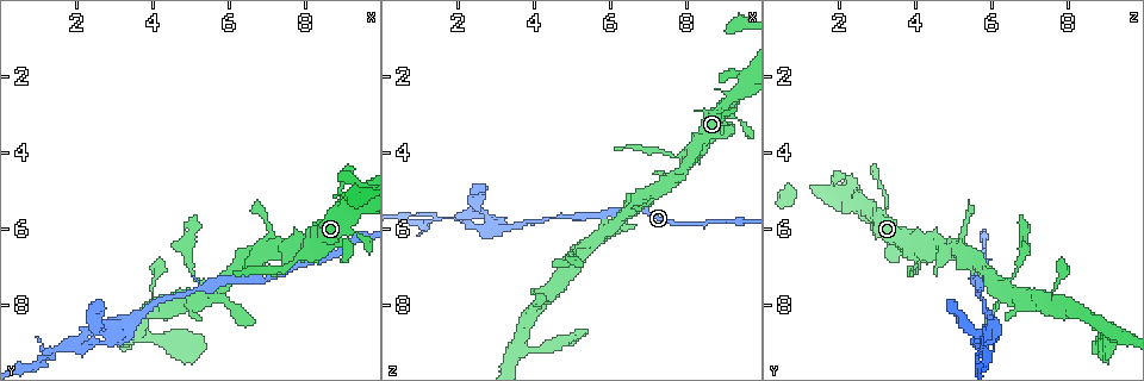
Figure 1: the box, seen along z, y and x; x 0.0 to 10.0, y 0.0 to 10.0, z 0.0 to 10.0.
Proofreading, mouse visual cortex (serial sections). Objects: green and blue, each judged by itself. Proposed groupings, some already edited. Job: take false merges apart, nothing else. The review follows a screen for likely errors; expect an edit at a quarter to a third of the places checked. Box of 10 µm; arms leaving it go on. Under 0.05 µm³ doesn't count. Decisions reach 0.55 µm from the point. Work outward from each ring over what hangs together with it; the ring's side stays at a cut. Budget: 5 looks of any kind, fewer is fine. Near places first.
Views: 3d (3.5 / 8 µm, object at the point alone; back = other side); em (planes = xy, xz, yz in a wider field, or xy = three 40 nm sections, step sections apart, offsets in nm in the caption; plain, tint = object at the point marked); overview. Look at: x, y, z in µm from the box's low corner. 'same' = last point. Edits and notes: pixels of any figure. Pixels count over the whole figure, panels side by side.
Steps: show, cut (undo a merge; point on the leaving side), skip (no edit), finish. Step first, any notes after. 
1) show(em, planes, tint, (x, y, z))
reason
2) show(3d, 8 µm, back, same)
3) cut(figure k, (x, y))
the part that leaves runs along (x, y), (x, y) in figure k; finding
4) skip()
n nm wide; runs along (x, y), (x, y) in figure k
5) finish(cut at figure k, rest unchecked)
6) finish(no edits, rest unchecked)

show(3d, 3.5 µm, (5.55, 7.65, 6.40))
branch point

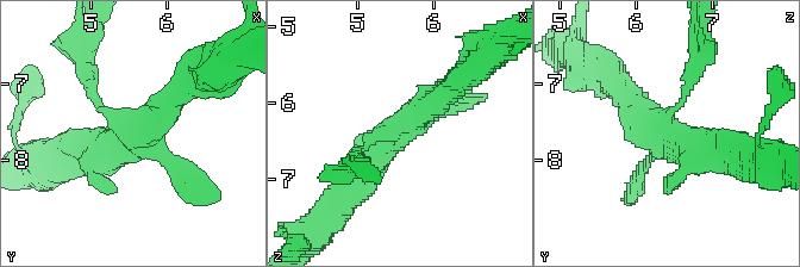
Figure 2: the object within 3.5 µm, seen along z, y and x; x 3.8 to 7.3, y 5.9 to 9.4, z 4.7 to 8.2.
show(em, planes, tint, (5.55, 7.65, 6.35))
need the tissue

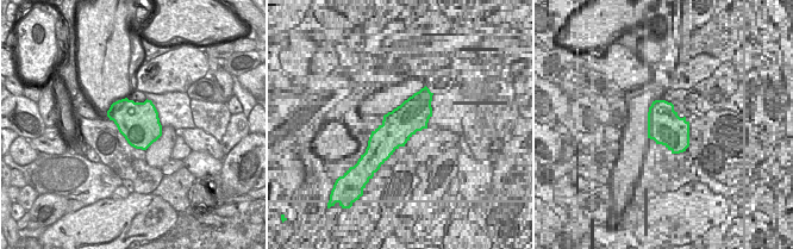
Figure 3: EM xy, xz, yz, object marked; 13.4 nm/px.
cut(figure 2, (92, 79))
the part that leaves runs along (111, 111), (95, 100), (85, 68), (92, 31) in figure 2; a second cell is stuck on

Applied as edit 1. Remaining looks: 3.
show(overview)

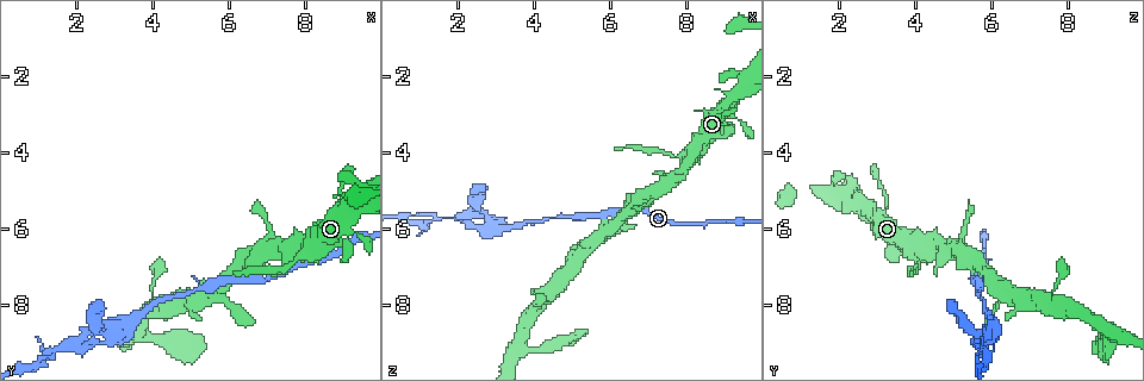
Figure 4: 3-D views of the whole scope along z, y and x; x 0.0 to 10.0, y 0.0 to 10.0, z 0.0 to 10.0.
show(3d, 8 µm, (2.90, 8.85, 5.80))
three-way junction

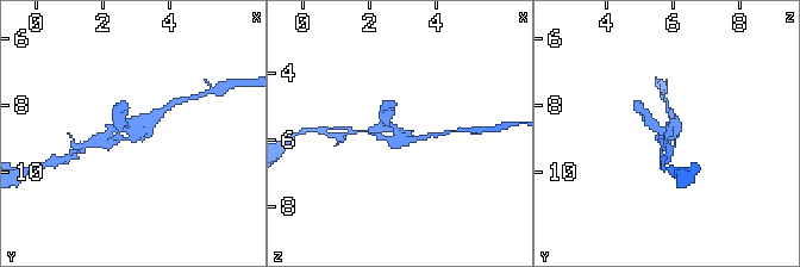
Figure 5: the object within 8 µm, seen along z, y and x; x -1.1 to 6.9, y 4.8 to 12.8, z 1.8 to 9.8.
show(em, xy, step 3, tint, same)

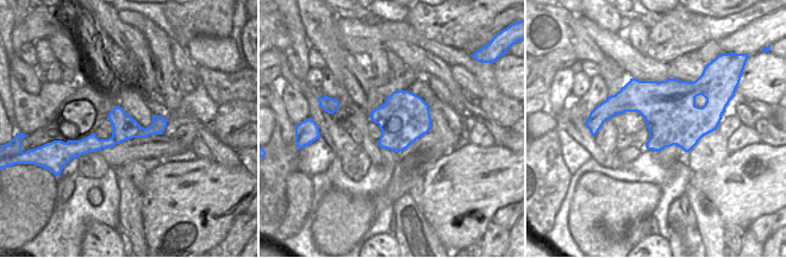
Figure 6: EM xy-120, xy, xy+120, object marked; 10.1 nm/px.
cut(figure 5, (645, 115))
the part that leaves runs along (660, 130), (635, 101) in figure 5; two cells meet here

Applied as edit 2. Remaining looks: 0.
finish(cut at figure 2, cut at figure 5, rest unchecked)

